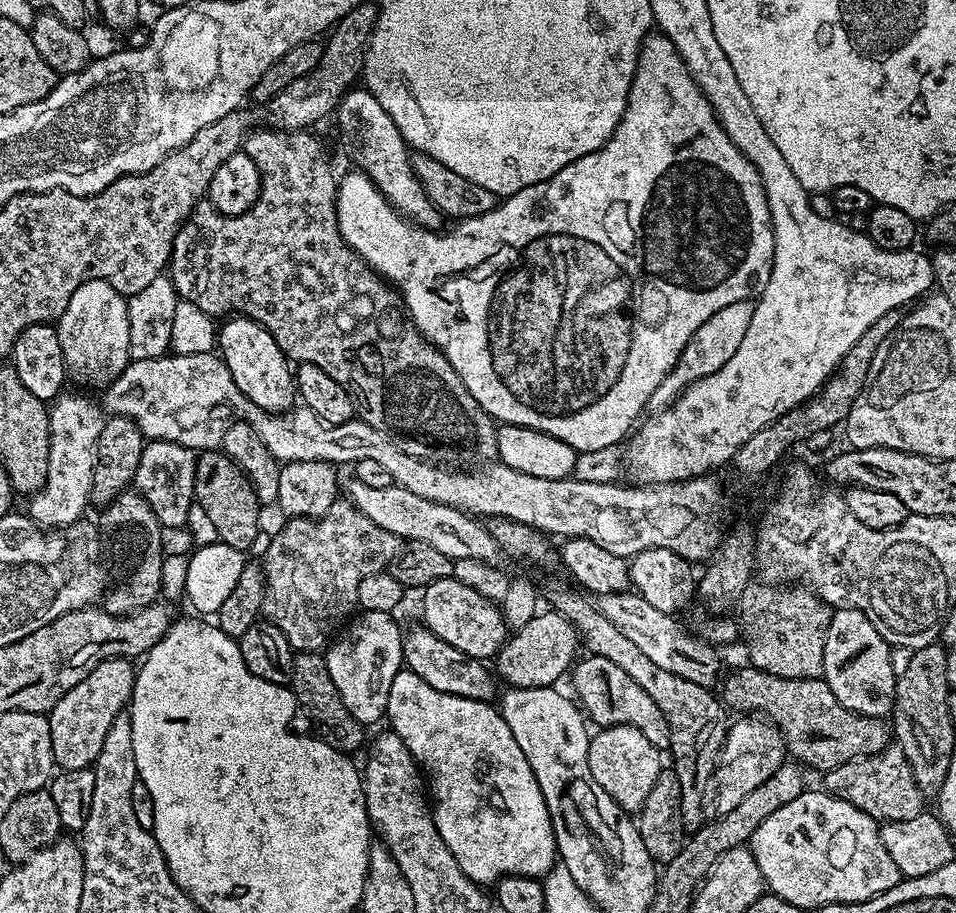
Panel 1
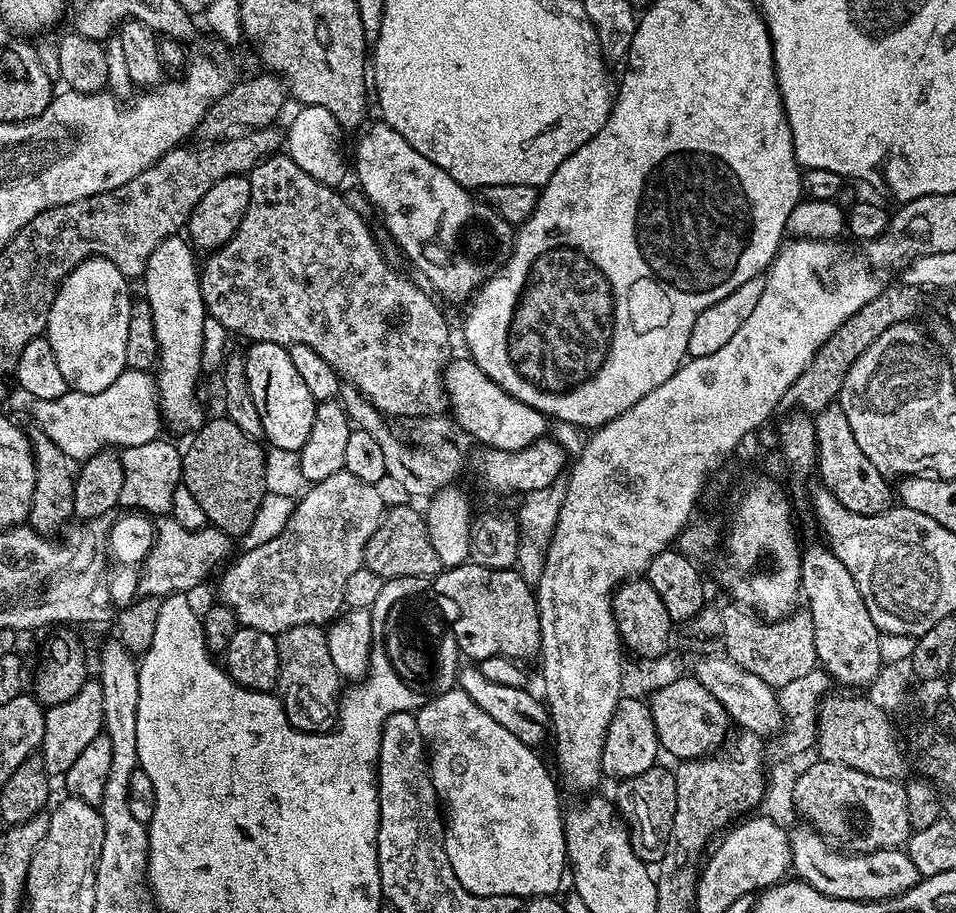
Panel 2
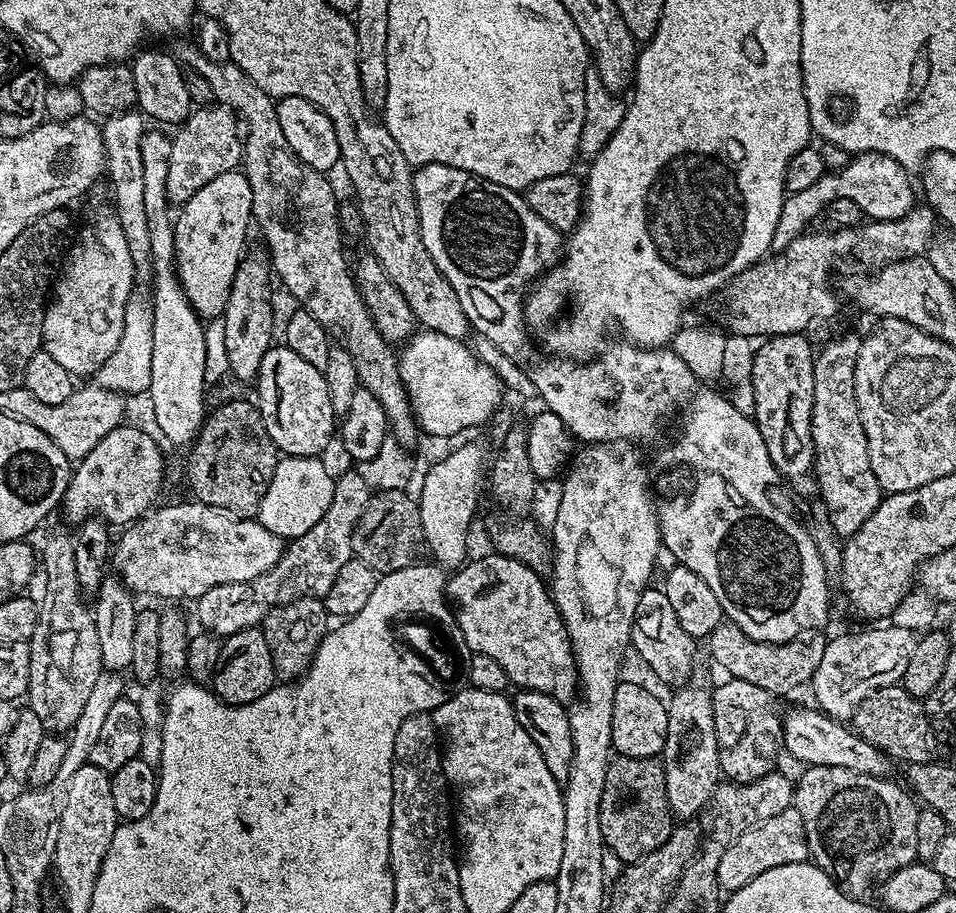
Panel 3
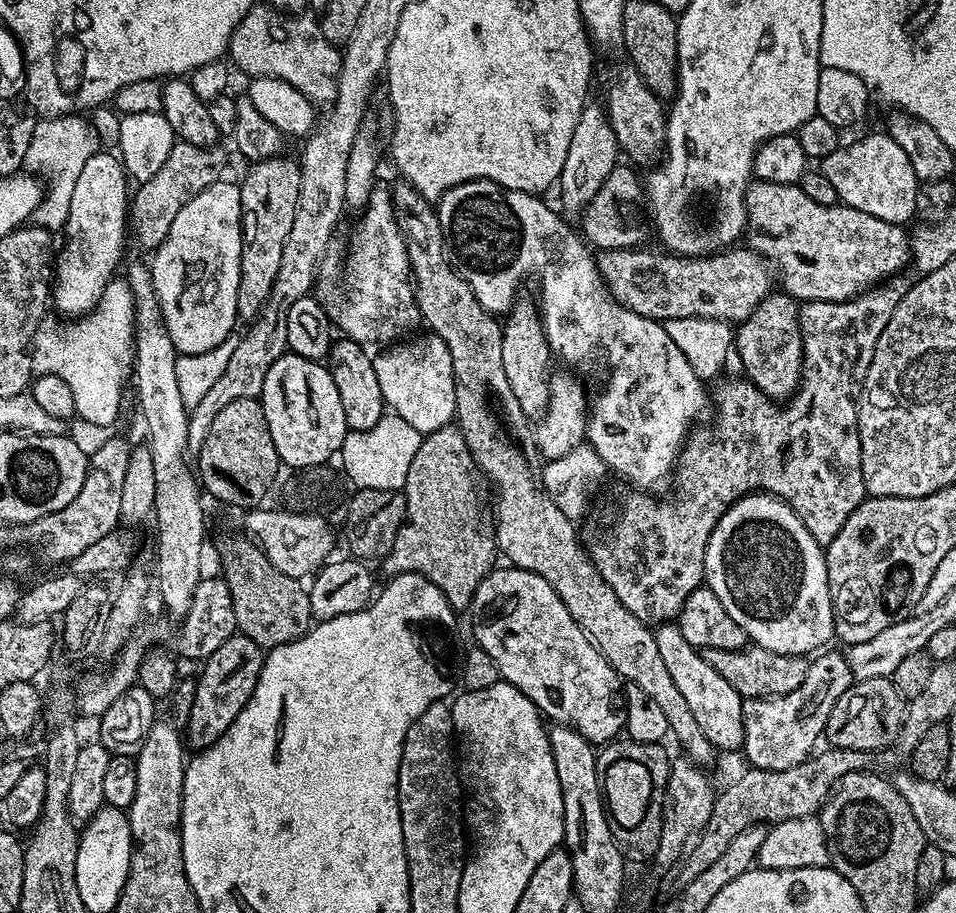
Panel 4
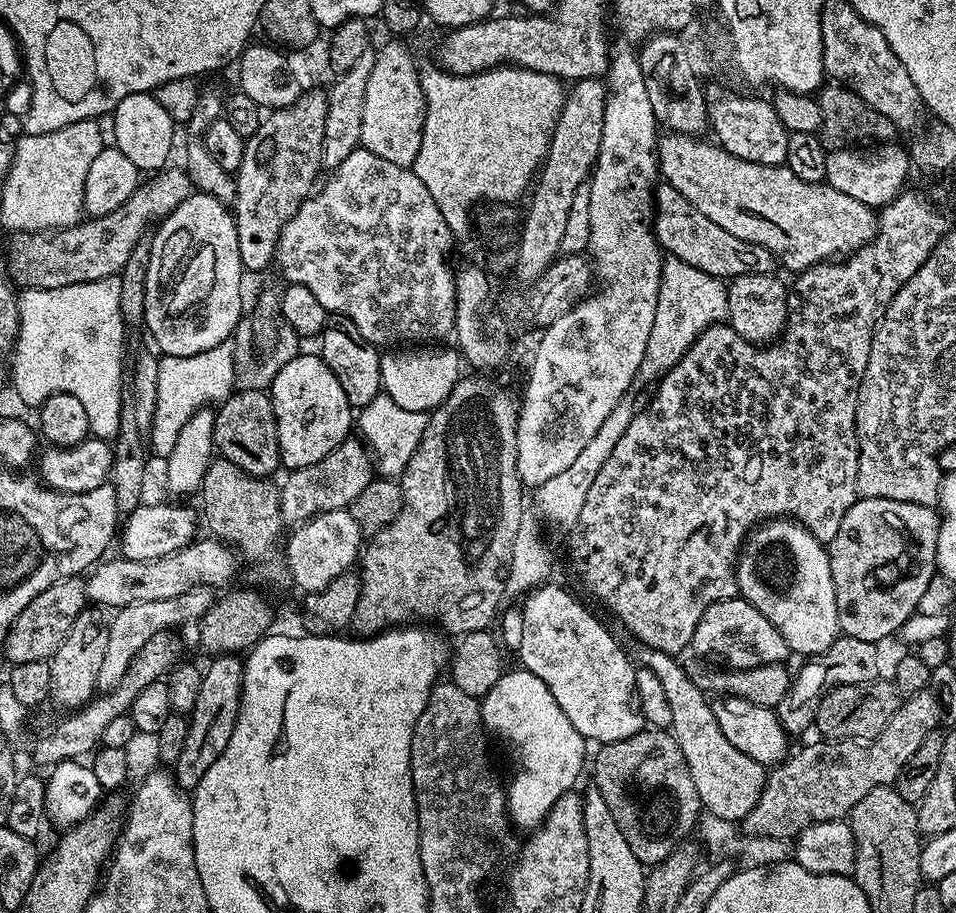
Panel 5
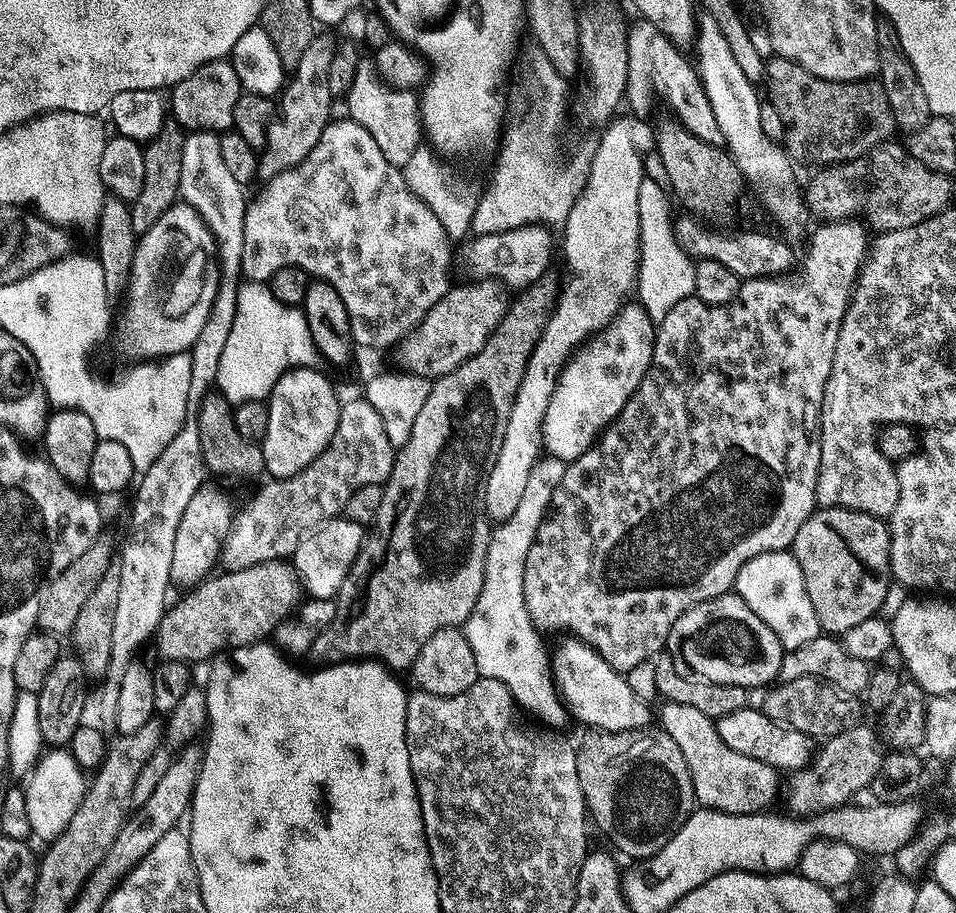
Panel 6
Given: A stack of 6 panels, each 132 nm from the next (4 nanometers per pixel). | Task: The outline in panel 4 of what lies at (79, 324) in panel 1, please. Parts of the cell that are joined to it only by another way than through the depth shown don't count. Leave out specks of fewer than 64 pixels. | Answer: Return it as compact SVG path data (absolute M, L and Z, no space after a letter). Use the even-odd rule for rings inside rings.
M107 150L95 152L82 166L82 174L78 174L78 183L74 186L74 195L70 198L70 214L62 229L64 248L59 249L54 260L54 287L50 292L50 300L61 317L76 318L89 311L102 298L102 290L117 275L116 267L120 264L120 255L124 252L124 228L130 224L130 177L121 164L119 155L111 156Z

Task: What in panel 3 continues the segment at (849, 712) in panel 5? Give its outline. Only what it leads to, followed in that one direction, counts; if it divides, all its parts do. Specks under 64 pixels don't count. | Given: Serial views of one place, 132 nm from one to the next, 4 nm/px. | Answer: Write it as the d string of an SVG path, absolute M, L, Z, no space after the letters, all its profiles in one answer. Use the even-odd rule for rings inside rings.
M903 686L880 687L869 691L850 719L850 724L861 738L873 744L879 752L893 761L904 760L905 765L929 763L931 756L928 755L934 752L930 743L930 717L923 703L911 696Z

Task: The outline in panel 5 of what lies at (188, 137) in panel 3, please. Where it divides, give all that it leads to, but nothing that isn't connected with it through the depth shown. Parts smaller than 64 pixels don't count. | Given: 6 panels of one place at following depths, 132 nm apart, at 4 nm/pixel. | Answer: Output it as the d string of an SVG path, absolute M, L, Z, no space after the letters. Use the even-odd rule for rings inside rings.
M165 166L149 175L134 190L134 194L130 194L130 198L126 198L126 202L122 202L122 206L118 206L118 210L108 216L84 218L79 224L46 232L13 232L7 237L7 275L13 285L46 290L119 276L129 267L128 259L131 258L144 228L151 229L159 225L179 204L186 202L193 191L192 180L183 167Z

